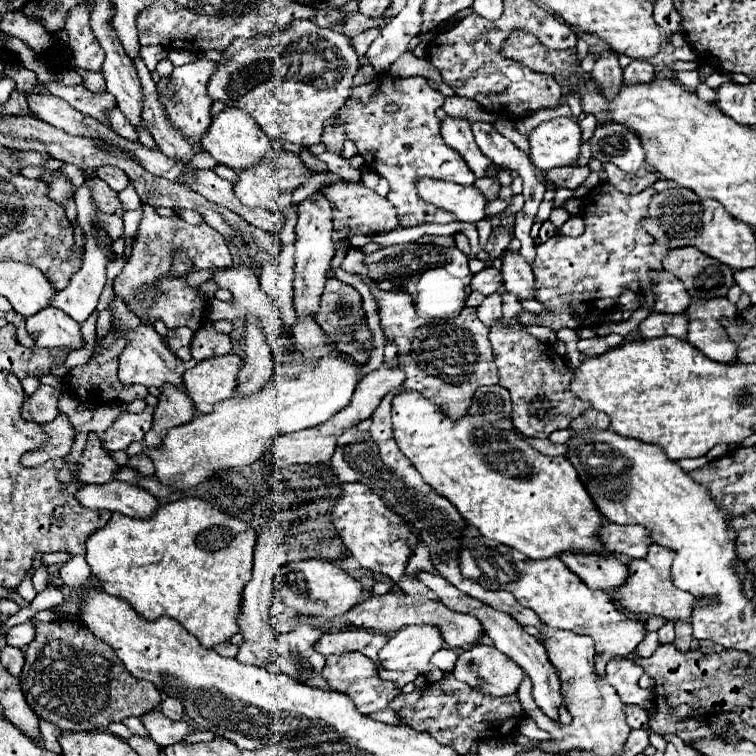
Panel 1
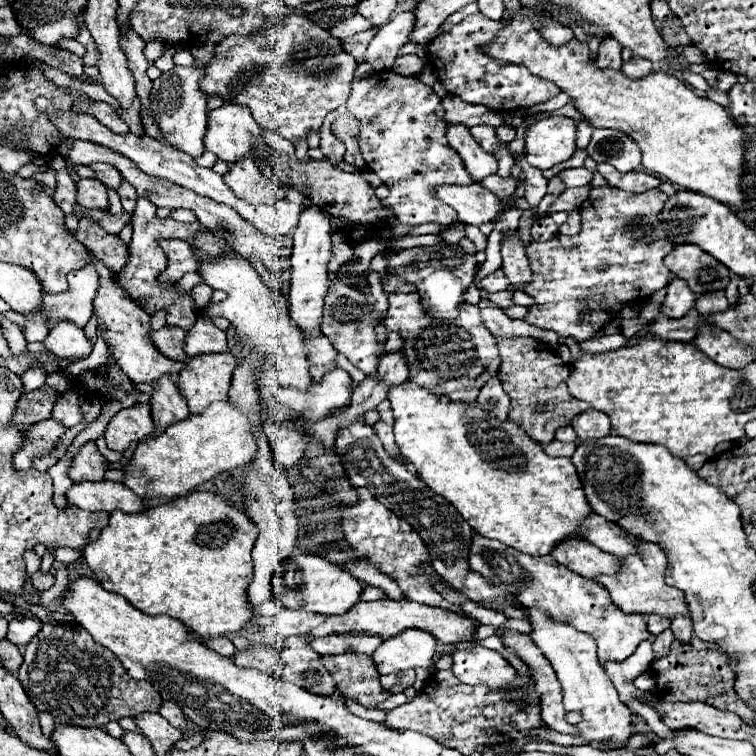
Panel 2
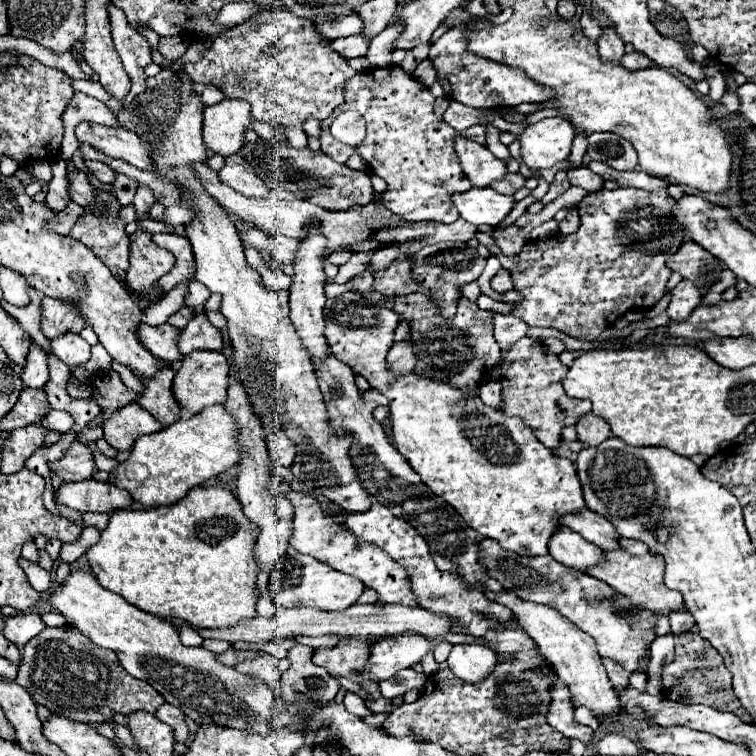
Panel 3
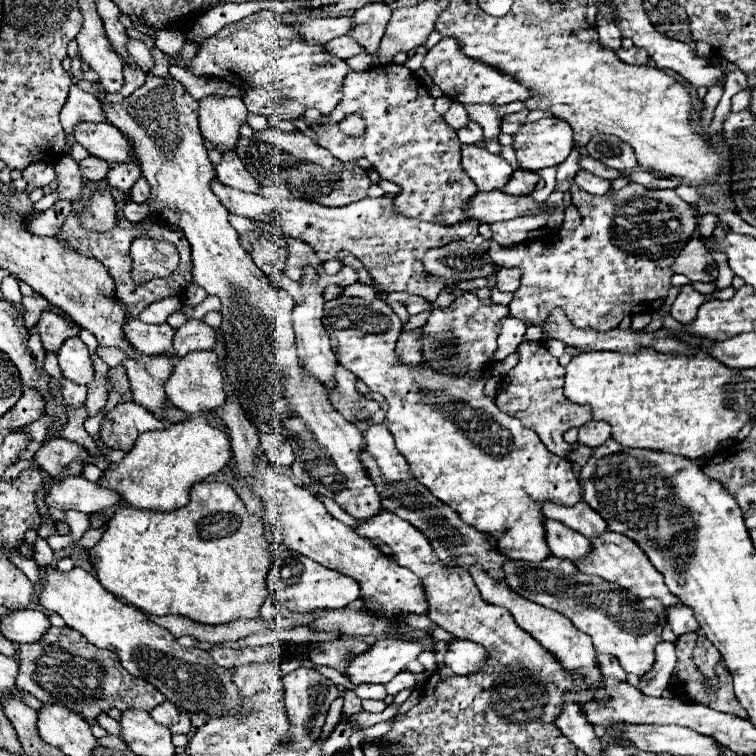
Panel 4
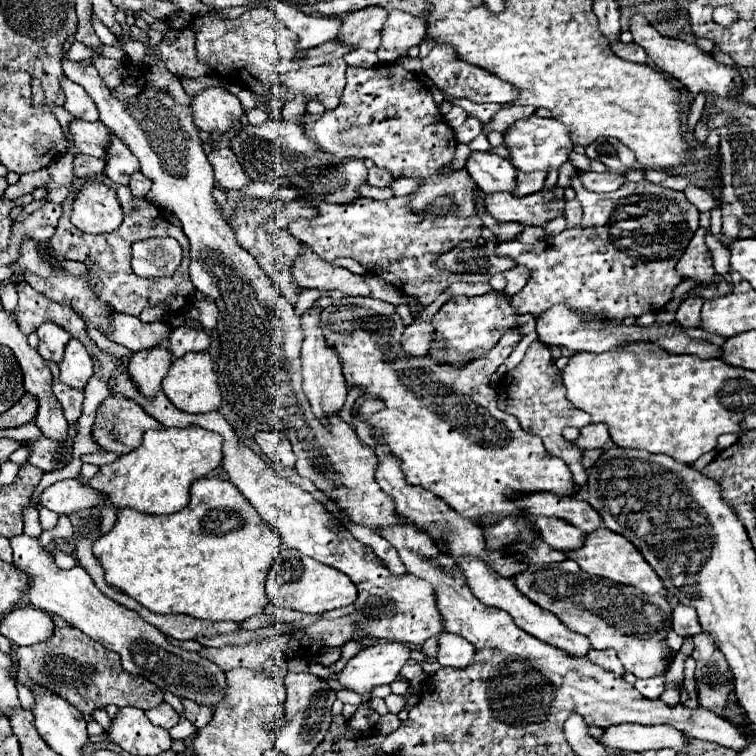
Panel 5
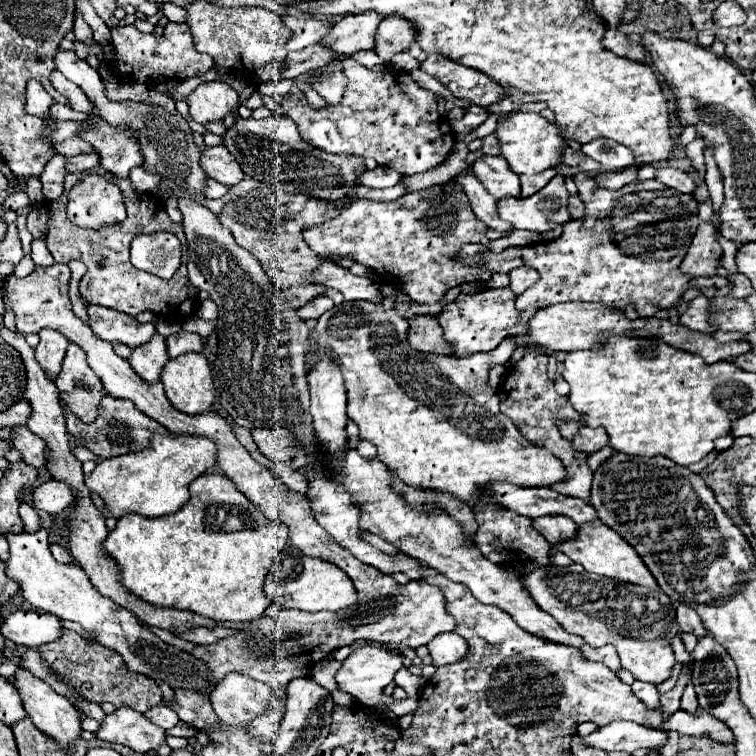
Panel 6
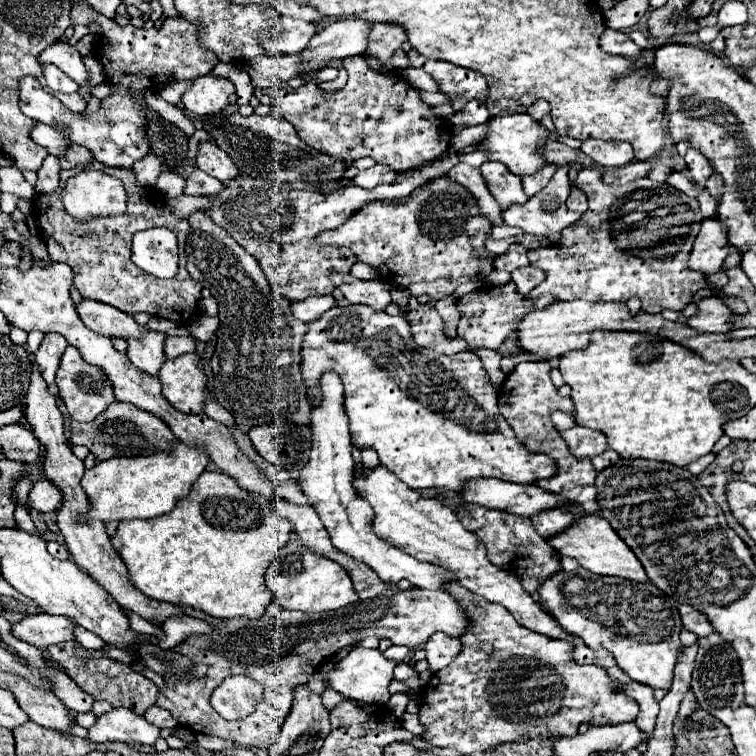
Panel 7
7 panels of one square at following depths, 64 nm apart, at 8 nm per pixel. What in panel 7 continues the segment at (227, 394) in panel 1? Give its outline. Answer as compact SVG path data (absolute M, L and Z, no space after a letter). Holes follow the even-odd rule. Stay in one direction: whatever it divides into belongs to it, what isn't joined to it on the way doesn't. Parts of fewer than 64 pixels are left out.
M196 354L166 360L158 372L162 396L184 414L200 414L206 400L206 374Z

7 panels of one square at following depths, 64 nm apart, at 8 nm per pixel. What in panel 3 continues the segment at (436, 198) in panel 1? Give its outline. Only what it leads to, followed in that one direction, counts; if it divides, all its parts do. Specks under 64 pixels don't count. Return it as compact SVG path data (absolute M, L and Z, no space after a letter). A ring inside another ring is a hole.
M472 188L464 194L452 196L454 206L458 208L460 216L472 224L500 224L514 208L514 196L498 194L492 188Z

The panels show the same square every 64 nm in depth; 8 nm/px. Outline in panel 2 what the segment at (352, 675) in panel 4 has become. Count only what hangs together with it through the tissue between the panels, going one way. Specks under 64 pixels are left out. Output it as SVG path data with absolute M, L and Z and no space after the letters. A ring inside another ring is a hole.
M404 630L384 640L372 660L378 674L392 674L408 668L428 668L436 654L436 638L424 630Z

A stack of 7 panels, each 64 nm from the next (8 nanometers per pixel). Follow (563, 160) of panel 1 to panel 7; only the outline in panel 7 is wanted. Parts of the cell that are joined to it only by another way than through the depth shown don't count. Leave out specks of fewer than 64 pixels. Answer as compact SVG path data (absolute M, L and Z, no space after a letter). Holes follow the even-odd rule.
M514 112L506 116L492 116L486 136L476 146L478 150L484 150L488 154L488 160L504 164L516 176L526 176L538 172L546 164L542 150L548 138L552 138L552 134L542 126L542 122L536 122L526 112Z

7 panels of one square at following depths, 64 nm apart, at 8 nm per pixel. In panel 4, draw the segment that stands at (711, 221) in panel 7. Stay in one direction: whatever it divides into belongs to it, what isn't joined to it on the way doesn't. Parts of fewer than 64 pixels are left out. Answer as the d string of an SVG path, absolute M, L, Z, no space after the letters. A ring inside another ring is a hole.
M690 240L672 264L672 270L684 274L690 282L714 282L718 278L714 258L702 240Z

